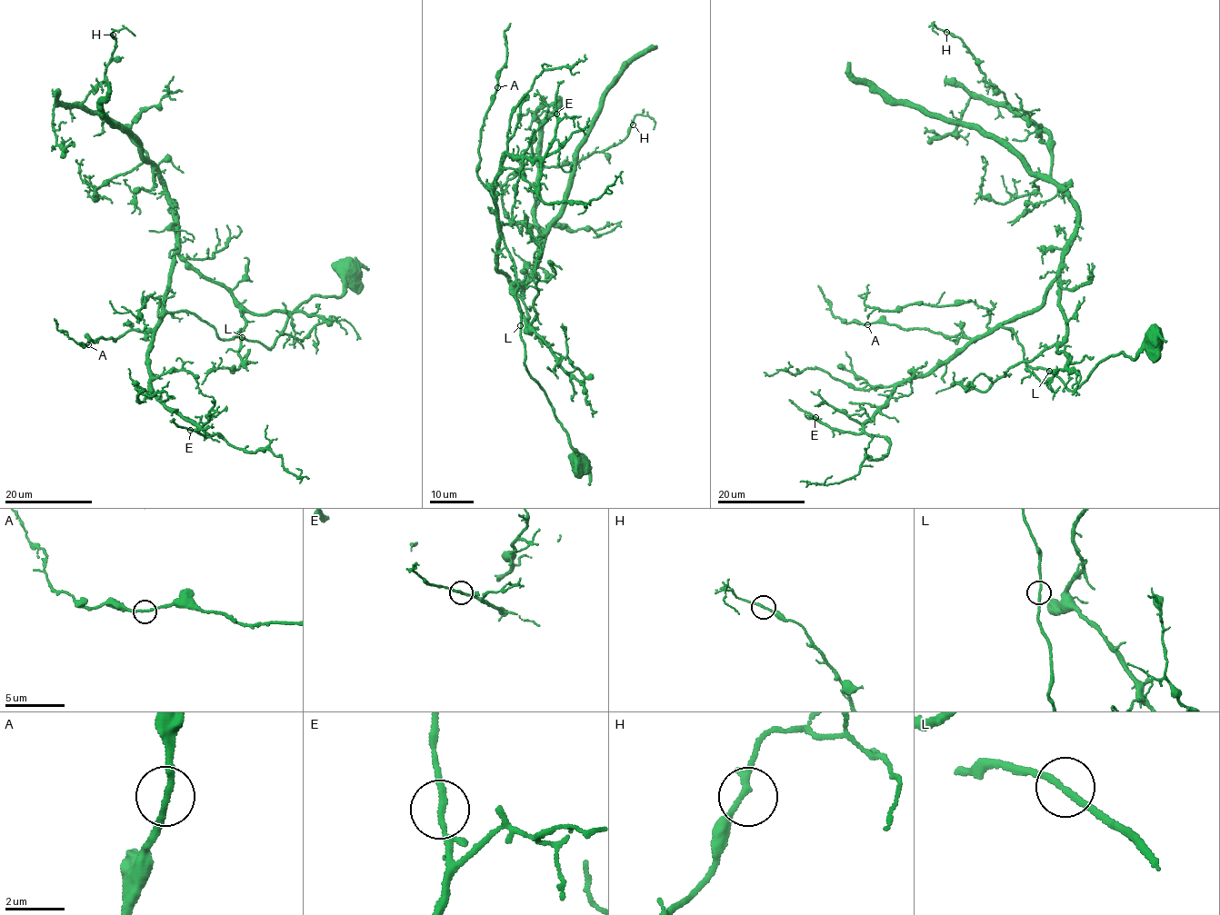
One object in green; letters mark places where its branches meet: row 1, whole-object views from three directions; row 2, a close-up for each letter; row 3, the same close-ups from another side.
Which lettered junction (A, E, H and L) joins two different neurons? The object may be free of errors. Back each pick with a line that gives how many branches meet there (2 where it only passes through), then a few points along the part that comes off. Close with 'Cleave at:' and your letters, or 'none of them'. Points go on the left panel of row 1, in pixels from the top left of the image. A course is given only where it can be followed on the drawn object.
Cleave at: none of them

